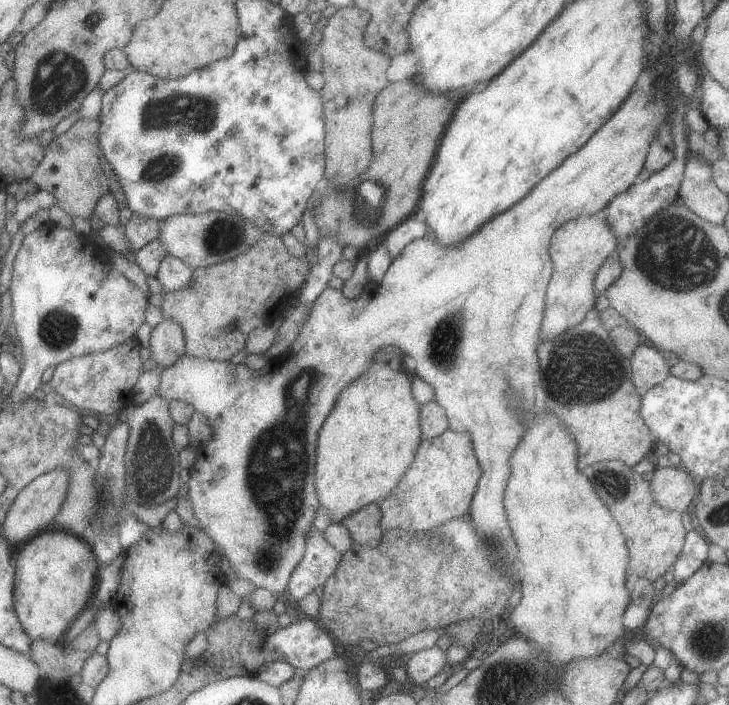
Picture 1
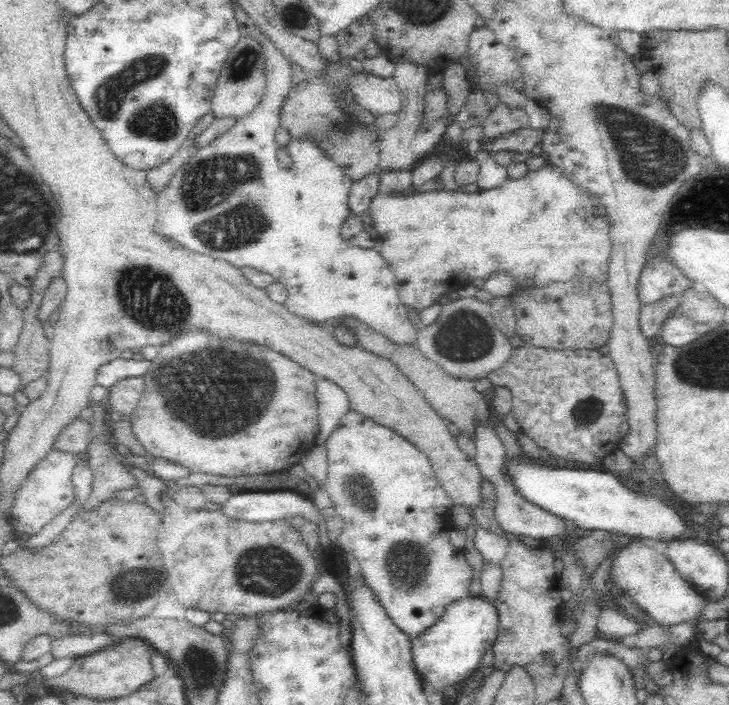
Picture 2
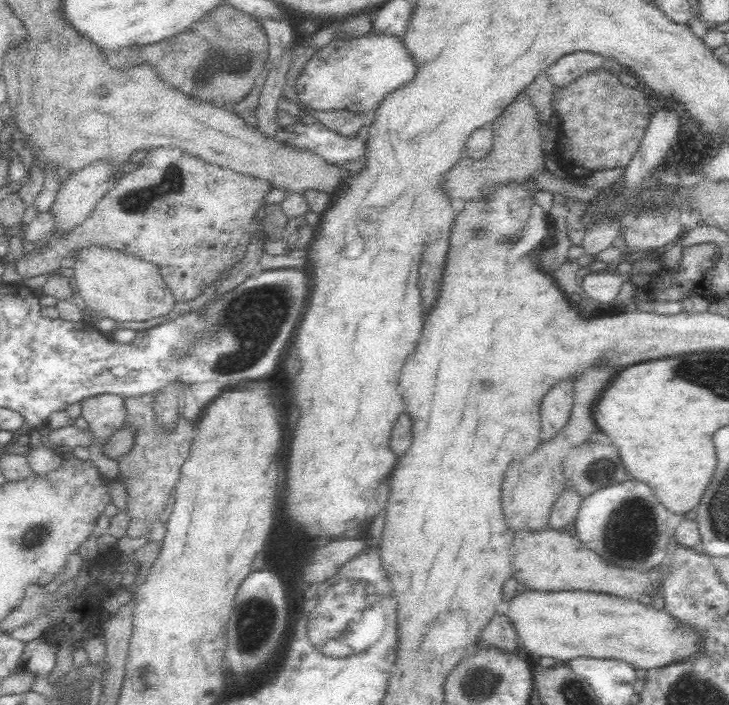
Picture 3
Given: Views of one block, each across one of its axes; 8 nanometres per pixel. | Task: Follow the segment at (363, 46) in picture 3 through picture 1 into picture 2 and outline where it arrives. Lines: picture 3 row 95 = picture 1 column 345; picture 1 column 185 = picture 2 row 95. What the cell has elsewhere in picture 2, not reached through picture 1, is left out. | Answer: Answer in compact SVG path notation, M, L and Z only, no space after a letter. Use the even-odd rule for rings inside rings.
M352 73L348 82L357 102L372 114L399 112L401 94L393 77L382 78L371 74Z

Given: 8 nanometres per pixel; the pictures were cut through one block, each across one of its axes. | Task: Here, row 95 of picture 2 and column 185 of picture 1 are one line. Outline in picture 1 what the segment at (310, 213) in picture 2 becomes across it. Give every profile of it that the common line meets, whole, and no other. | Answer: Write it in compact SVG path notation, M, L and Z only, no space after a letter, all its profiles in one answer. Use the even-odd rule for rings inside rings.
M168 254L161 262L158 276L148 276L151 294L179 292L193 282L194 269L181 258Z

